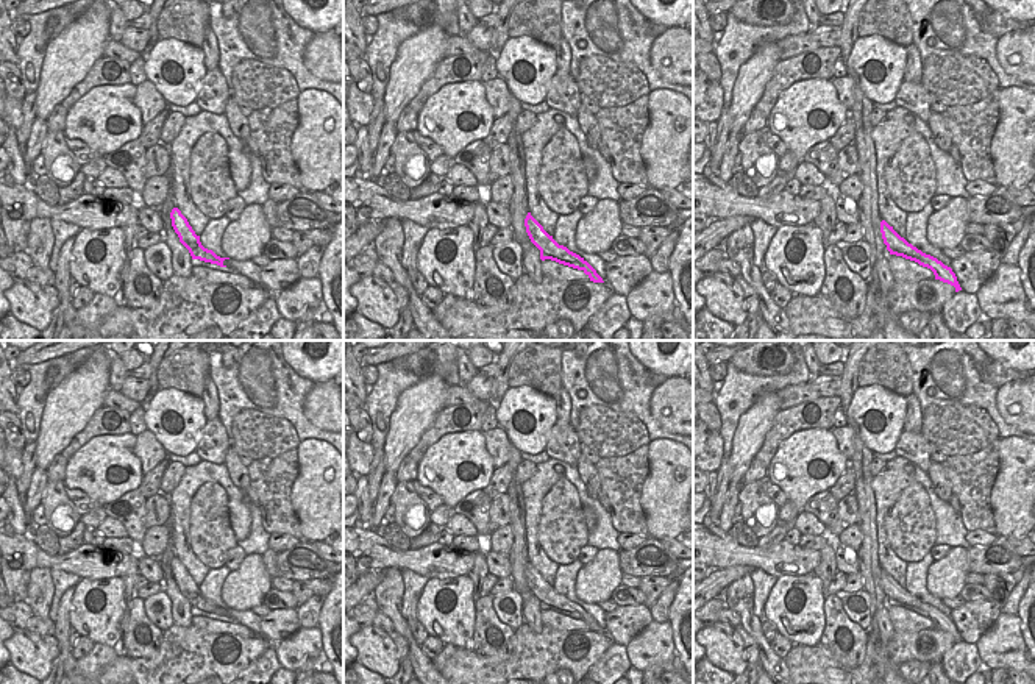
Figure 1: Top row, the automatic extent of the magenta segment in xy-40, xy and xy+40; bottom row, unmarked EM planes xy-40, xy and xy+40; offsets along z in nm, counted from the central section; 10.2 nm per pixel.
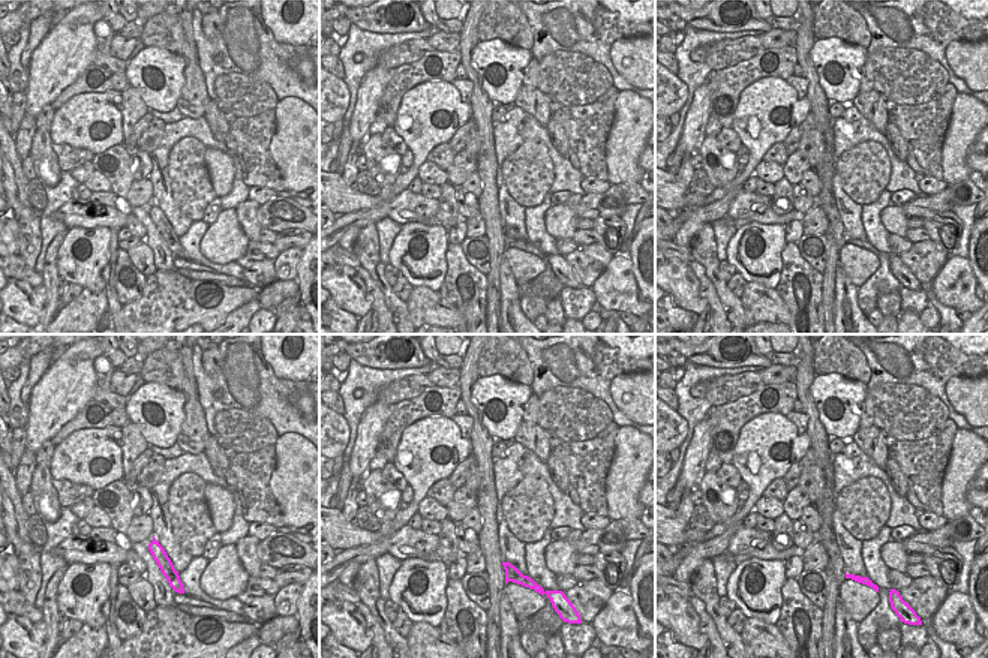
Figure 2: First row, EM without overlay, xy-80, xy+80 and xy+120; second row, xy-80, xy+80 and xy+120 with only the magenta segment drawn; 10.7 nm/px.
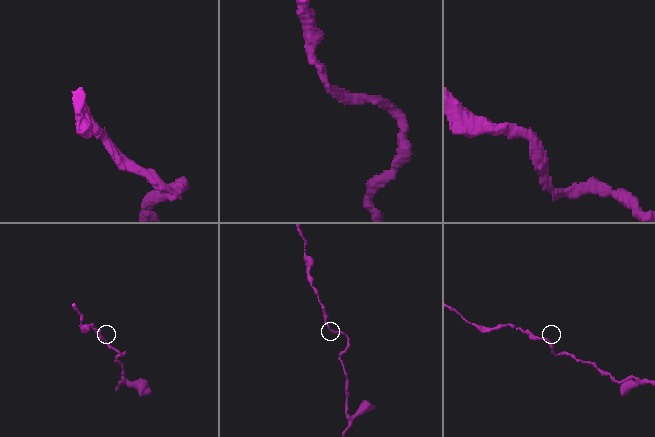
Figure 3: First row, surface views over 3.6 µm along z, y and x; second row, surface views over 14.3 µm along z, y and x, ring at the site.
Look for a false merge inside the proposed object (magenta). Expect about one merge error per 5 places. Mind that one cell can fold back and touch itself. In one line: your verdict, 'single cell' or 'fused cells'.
single cell

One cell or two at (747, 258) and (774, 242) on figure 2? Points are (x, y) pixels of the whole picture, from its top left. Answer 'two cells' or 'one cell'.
one cell

